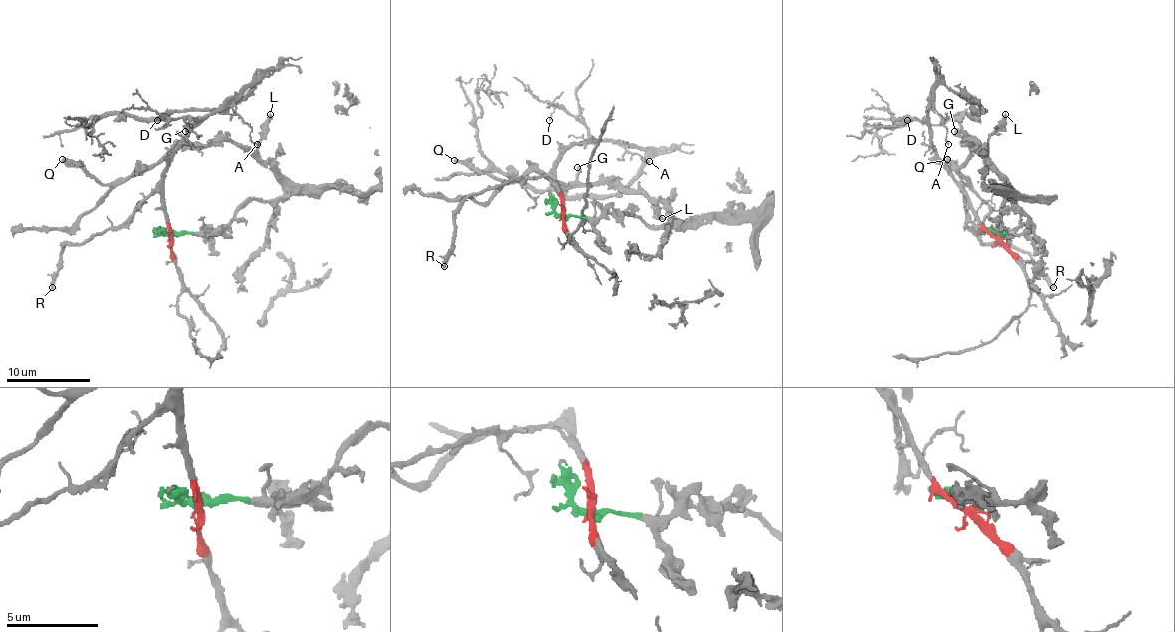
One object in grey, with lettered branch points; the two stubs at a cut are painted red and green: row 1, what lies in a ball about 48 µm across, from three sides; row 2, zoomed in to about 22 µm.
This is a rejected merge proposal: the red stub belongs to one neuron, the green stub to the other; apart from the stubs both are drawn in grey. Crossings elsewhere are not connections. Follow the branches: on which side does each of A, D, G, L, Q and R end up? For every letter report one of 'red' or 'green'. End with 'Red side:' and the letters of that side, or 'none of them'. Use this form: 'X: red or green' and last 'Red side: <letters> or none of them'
A: red
D: red
G: green
L: green
Q: green
R: red
Red side: A, D, R

